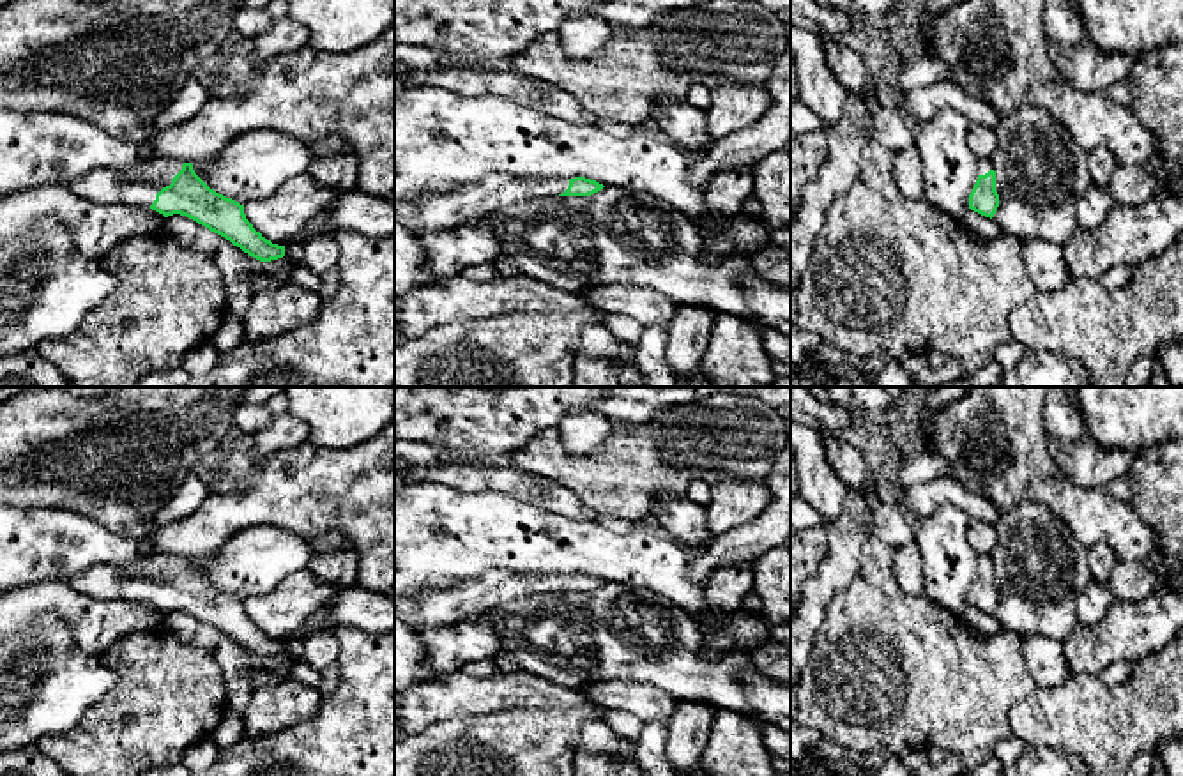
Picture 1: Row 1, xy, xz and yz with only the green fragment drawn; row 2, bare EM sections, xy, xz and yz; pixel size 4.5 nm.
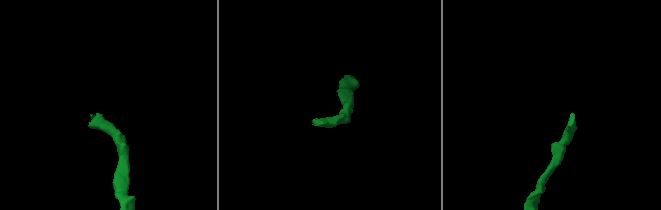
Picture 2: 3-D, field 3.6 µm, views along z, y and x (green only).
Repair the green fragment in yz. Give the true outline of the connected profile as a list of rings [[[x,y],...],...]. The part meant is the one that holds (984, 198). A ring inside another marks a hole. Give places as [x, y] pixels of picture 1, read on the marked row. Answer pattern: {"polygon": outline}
{"polygon": [[[980,159],[978,180],[969,194],[969,209],[992,219],[997,207],[999,194],[996,191],[996,171],[992,170],[992,161]]]}

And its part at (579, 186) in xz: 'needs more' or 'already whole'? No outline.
needs more

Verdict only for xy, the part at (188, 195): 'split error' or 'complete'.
split error

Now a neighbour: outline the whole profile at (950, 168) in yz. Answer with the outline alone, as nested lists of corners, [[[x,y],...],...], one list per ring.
[[[953,108],[939,110],[916,129],[923,166],[923,198],[957,221],[969,210],[969,194],[978,180],[978,156],[969,147],[971,122]]]

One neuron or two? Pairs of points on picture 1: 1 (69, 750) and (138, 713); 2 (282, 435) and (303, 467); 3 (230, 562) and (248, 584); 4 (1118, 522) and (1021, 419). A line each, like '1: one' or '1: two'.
1: one
2: two
3: one
4: one

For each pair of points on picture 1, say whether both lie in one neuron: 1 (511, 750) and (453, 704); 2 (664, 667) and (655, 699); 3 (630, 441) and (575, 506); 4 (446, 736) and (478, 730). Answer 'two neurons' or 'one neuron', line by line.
1: two neurons
2: two neurons
3: two neurons
4: one neuron

